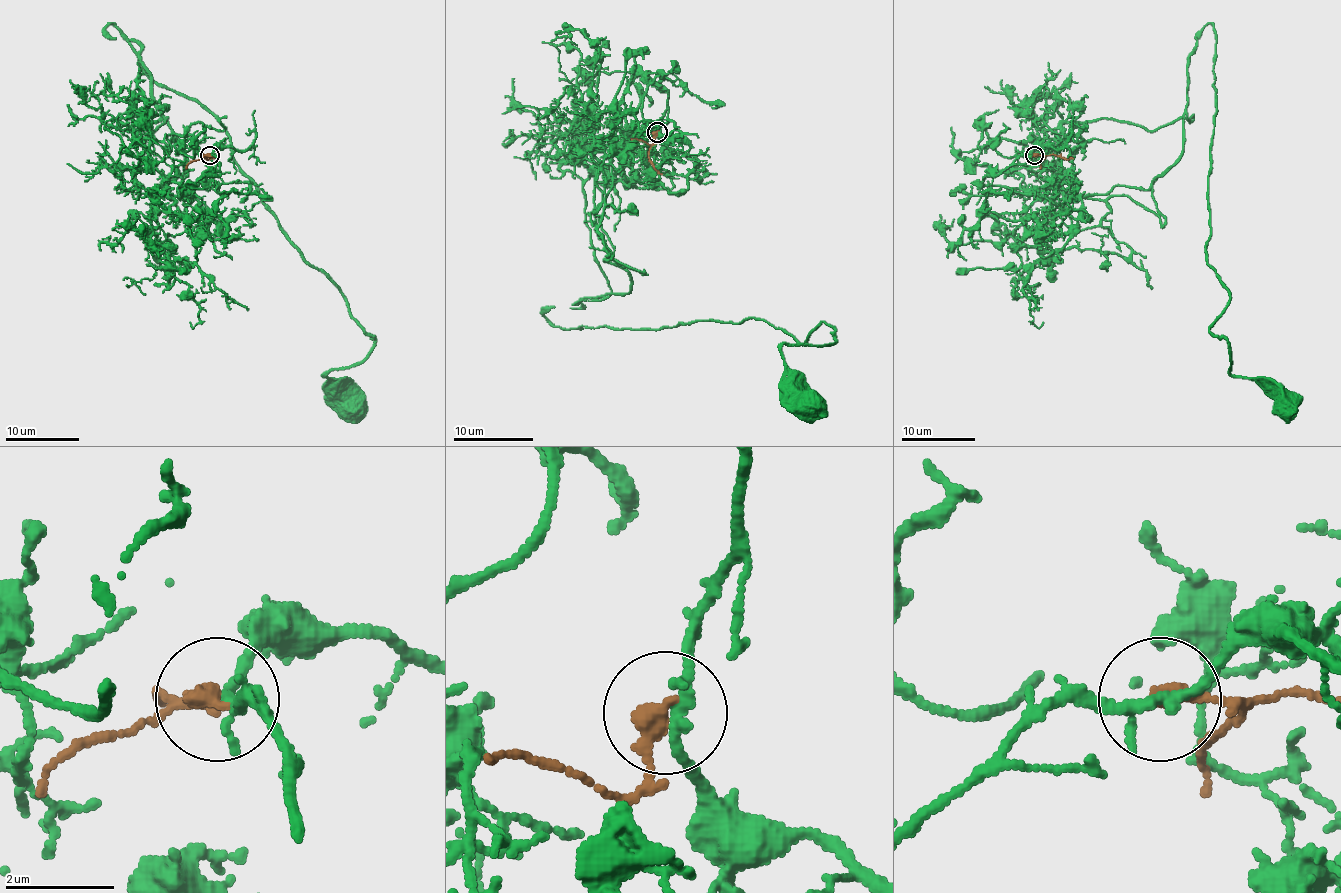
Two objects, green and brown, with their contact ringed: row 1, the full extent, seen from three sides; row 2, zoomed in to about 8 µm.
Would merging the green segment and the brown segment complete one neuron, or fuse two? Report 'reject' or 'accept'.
reject

